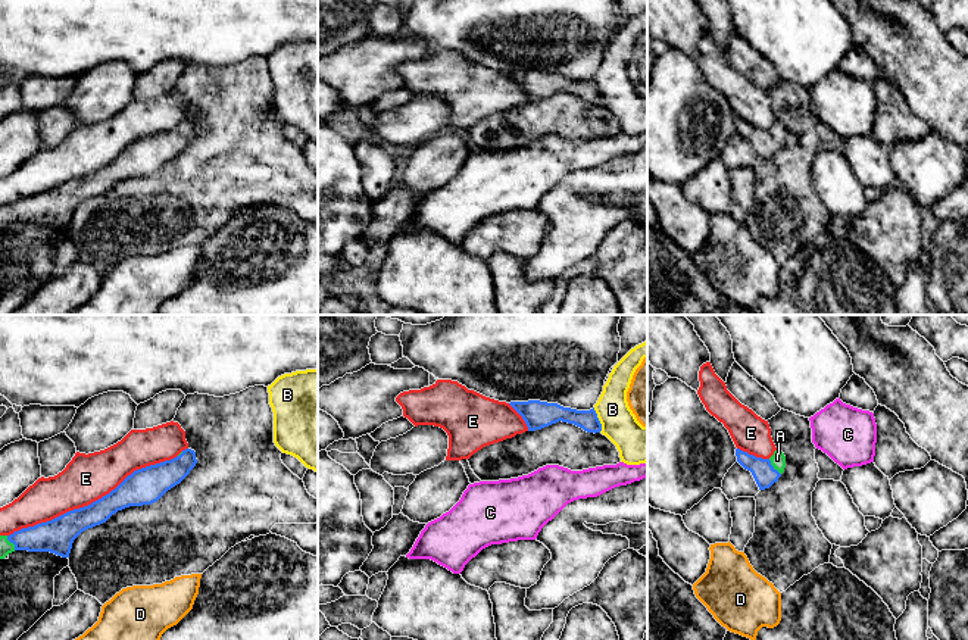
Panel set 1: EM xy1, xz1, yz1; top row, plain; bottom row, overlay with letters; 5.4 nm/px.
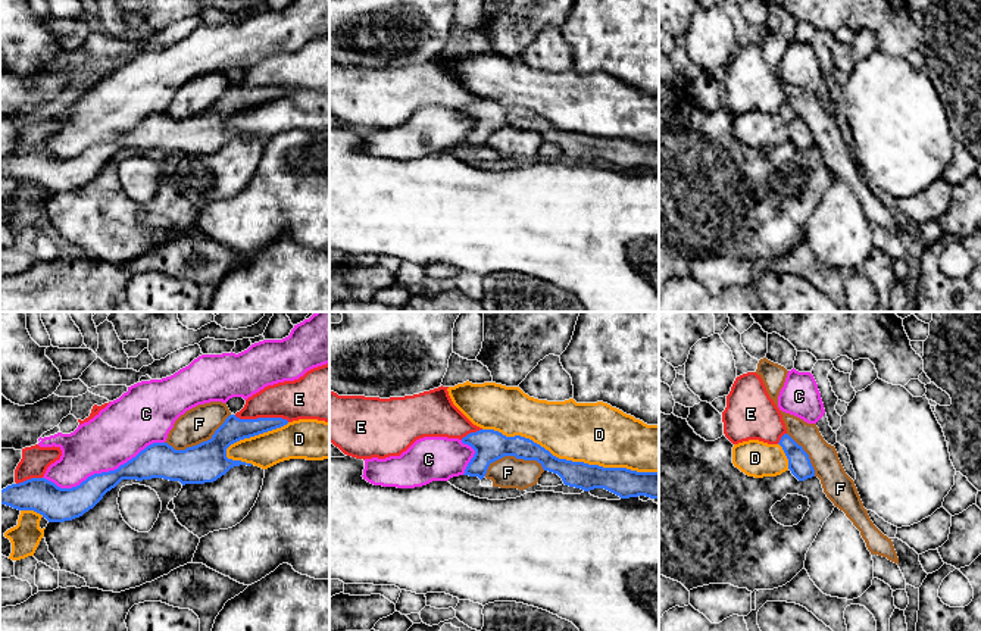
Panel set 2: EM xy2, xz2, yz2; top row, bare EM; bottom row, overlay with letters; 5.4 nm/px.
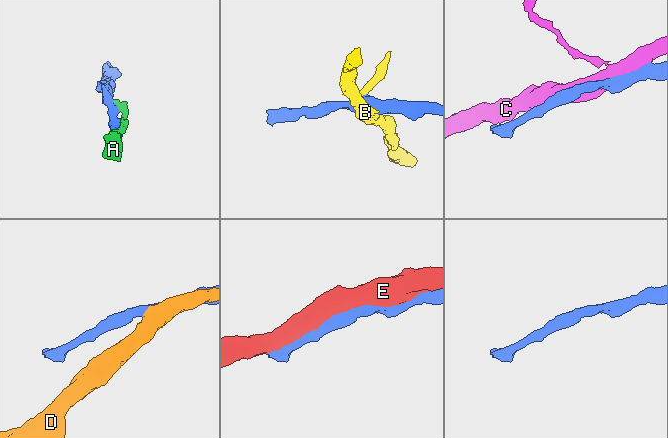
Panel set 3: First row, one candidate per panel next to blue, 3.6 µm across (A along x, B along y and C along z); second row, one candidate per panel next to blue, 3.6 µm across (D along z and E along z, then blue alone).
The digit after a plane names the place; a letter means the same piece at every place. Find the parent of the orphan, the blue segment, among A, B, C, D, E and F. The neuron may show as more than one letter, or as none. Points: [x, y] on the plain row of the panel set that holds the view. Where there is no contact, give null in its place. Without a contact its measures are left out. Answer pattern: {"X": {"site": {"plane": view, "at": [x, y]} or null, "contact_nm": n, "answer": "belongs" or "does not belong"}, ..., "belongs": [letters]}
{"A": {"site": {"plane": "yz1", "at": [773, 137]}, "contact_nm": 110, "answer": "belongs"}, "B": {"site": {"plane": "xz1", "at": [598, 90]}, "contact_nm": 140, "answer": "does not belong"}, "C": {"site": {"plane": "xy2", "at": [103, 143]}, "contact_nm": 700, "answer": "does not belong"}, "D": {"site": {"plane": "xz2", "at": [571, 131]}, "contact_nm": 1000, "answer": "does not belong"}, "E": {"site": {"plane": "xy1", "at": [93, 172]}, "contact_nm": 1000, "answer": "does not belong"}, "F": {"site": {"plane": "xy2", "at": [200, 113]}, "contact_nm": 400, "answer": "does not belong"}, "belongs": ["A"]}

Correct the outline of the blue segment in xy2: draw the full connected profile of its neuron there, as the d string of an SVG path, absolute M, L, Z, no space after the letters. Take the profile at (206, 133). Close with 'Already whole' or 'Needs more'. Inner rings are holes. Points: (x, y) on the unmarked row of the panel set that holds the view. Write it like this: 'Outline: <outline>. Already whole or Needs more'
Outline: M229 85L215 101L210 110L197 116L187 118L185 121L175 121L168 113L153 113L141 121L135 128L121 135L118 140L94 144L72 159L60 159L46 149L31 149L0 160L0 175L6 175L18 181L34 181L49 193L65 193L79 188L93 179L103 169L103 166L115 159L122 150L143 151L163 149L169 151L179 151L182 156L213 153L234 137L252 137L252 134L226 128L226 119L231 115L281 99L287 94L288 91L282 88L240 90L235 85Z. Already whole

